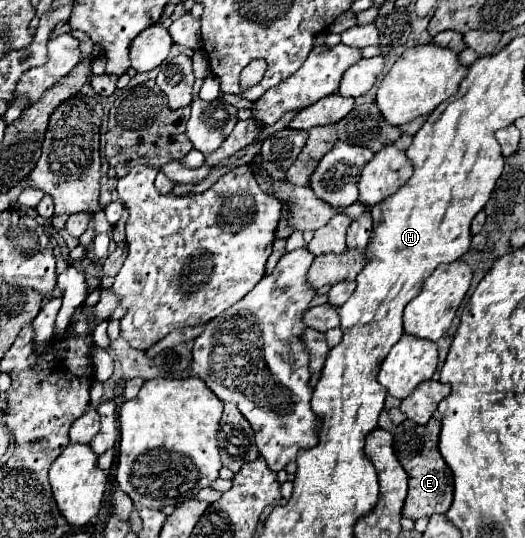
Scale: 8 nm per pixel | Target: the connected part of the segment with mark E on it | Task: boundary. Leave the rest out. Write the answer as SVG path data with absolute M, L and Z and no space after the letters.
M432 418L428 424L420 426L410 420L404 420L394 430L394 452L408 474L408 496L402 508L402 516L410 520L418 520L432 514L442 514L452 504L452 472L442 460L438 452L438 434L440 434L440 420Z

